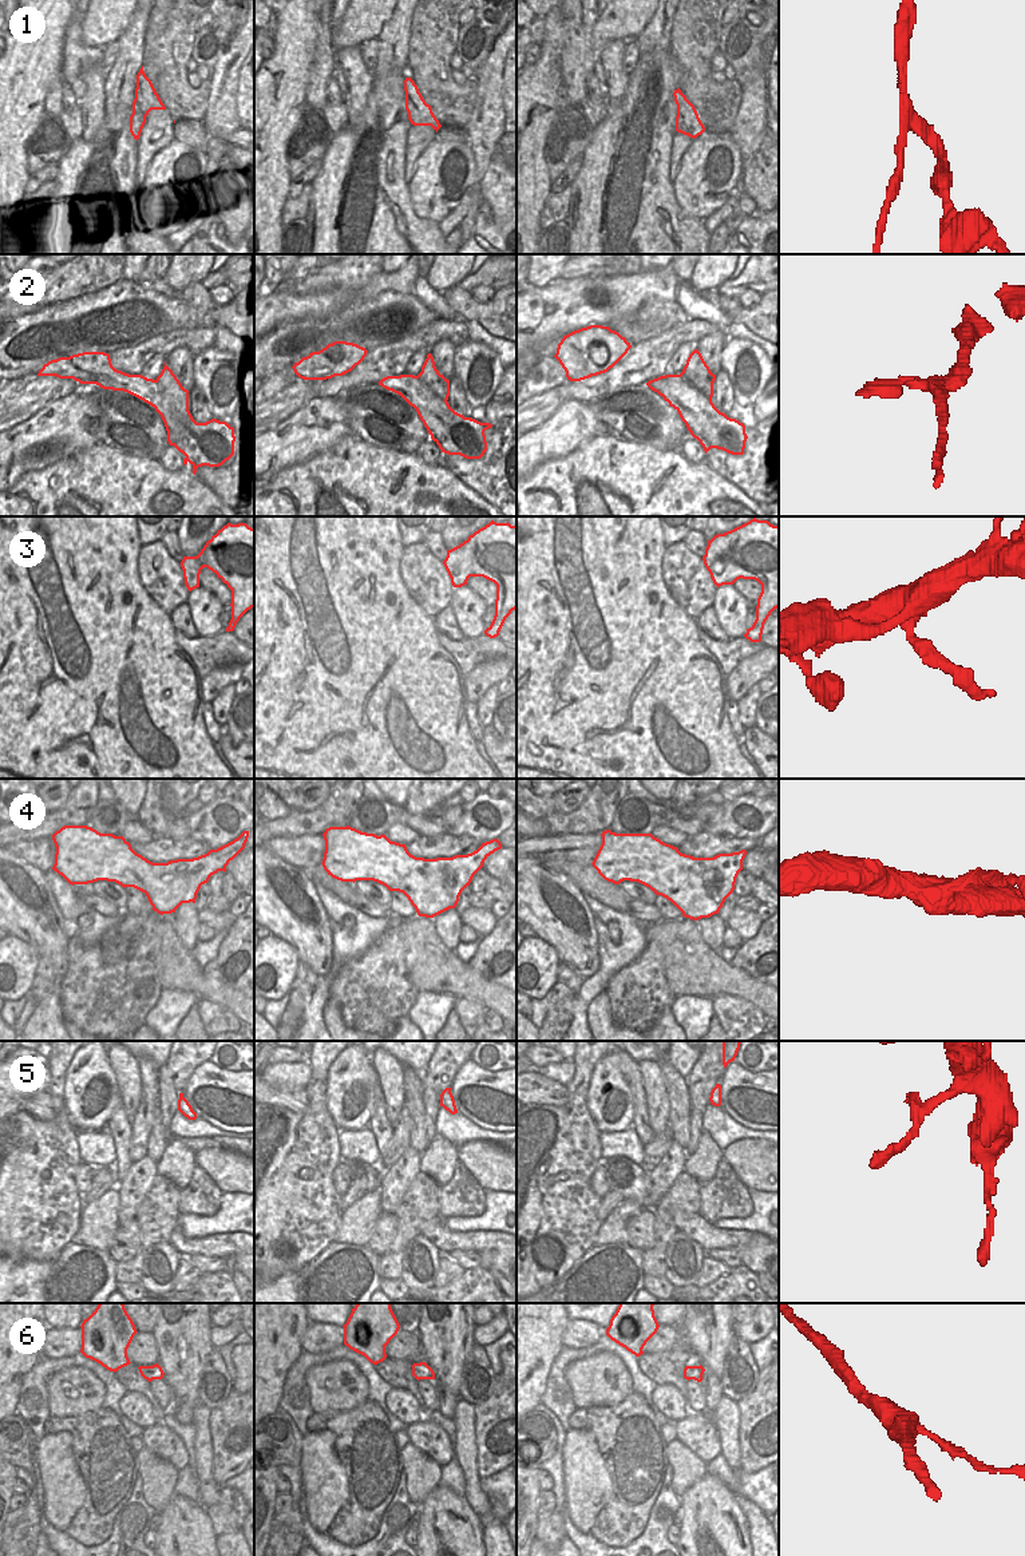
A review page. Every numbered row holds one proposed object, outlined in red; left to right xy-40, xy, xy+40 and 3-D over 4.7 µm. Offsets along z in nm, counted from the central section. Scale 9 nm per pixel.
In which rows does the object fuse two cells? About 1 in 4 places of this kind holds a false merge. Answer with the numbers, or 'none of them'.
1, 2

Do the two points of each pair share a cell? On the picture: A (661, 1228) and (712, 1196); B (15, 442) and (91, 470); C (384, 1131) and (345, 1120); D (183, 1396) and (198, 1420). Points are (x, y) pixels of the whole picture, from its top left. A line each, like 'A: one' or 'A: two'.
A: two
B: two
C: two
D: two

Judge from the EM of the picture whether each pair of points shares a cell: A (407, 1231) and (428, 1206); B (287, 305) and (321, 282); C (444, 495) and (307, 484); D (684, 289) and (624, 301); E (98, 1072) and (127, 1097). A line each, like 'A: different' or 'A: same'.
A: same
B: different
C: same
D: different
E: different

